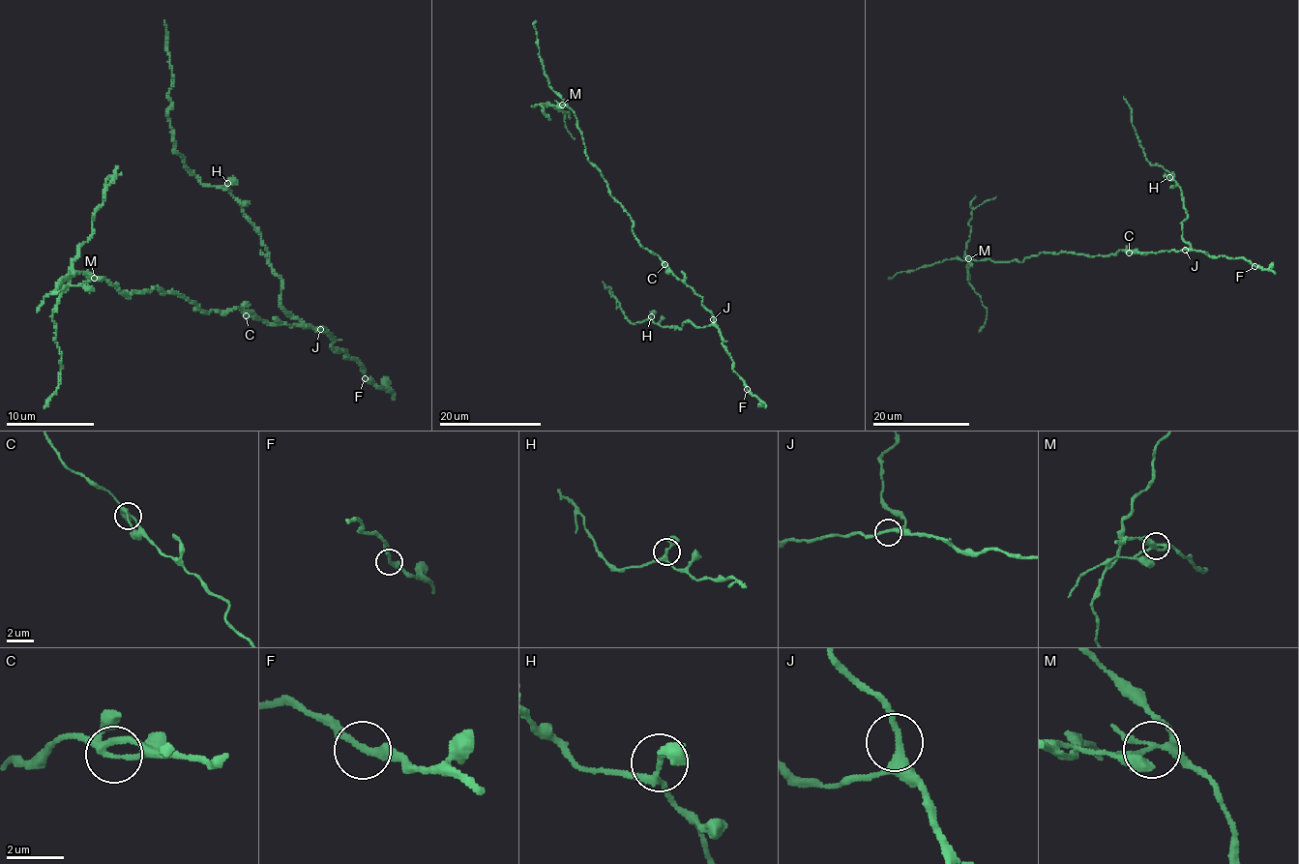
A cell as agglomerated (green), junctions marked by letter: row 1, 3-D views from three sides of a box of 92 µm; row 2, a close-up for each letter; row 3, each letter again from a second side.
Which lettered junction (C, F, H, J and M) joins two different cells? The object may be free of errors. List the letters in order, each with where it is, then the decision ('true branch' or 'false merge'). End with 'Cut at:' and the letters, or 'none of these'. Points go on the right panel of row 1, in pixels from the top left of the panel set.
C: place (1129, 253); true branch
F: place (1254, 266); true branch
H: place (1169, 177); true branch
J: place (1185, 250); true branch
M: place (968, 258); false merge
Cut at: M

